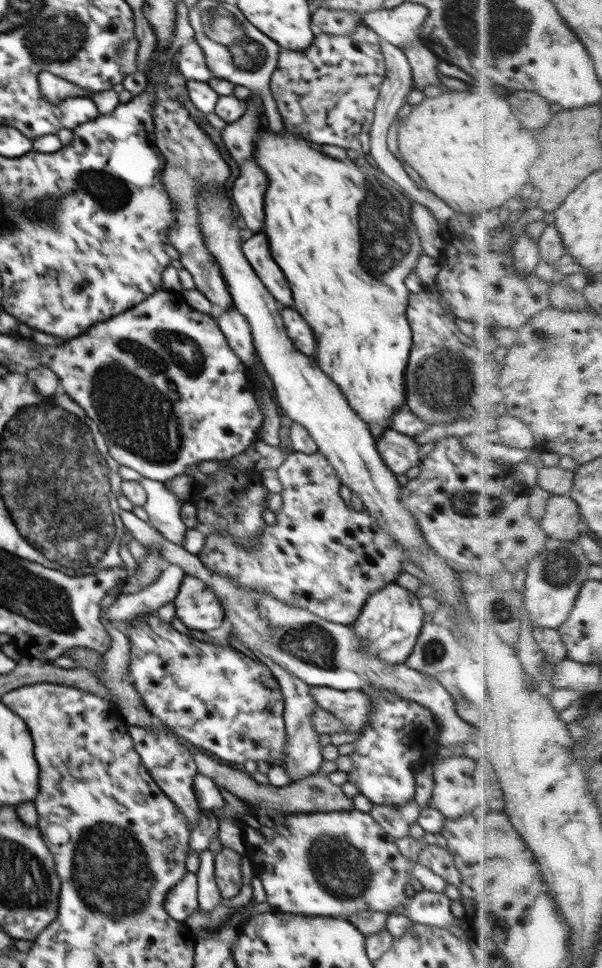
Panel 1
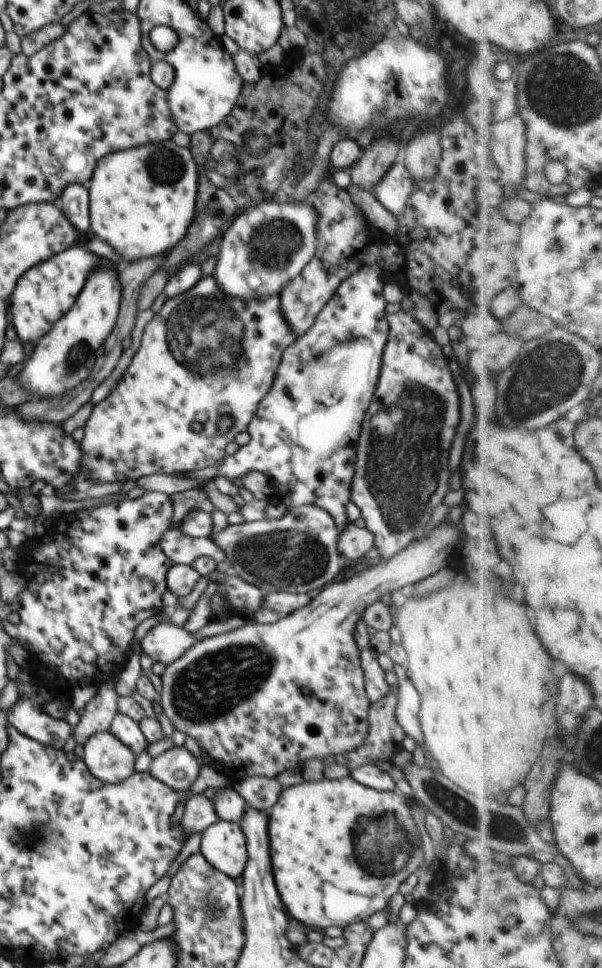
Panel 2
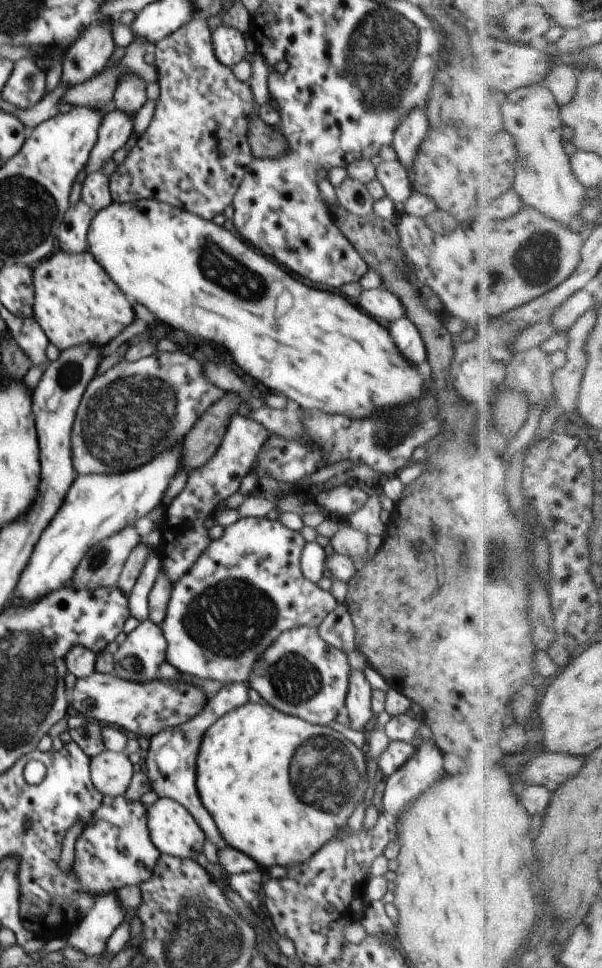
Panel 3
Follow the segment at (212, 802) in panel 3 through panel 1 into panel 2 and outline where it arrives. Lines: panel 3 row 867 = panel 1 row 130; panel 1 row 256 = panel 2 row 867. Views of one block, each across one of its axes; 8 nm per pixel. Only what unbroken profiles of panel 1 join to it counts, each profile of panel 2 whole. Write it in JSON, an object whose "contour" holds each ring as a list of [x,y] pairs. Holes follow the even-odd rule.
{"contour":[[[351,776],[341,779],[329,780],[323,778],[319,782],[304,782],[298,786],[283,789],[278,802],[272,807],[269,816],[269,839],[270,854],[274,880],[278,886],[278,892],[282,896],[282,902],[287,909],[288,914],[297,923],[305,924],[307,927],[323,932],[328,927],[345,928],[349,924],[366,922],[373,914],[388,906],[391,896],[398,892],[401,882],[404,882],[408,876],[417,872],[423,862],[424,853],[420,849],[417,839],[418,830],[414,822],[414,817],[409,807],[410,802],[404,798],[398,791],[377,791],[370,787],[356,782]]]}

